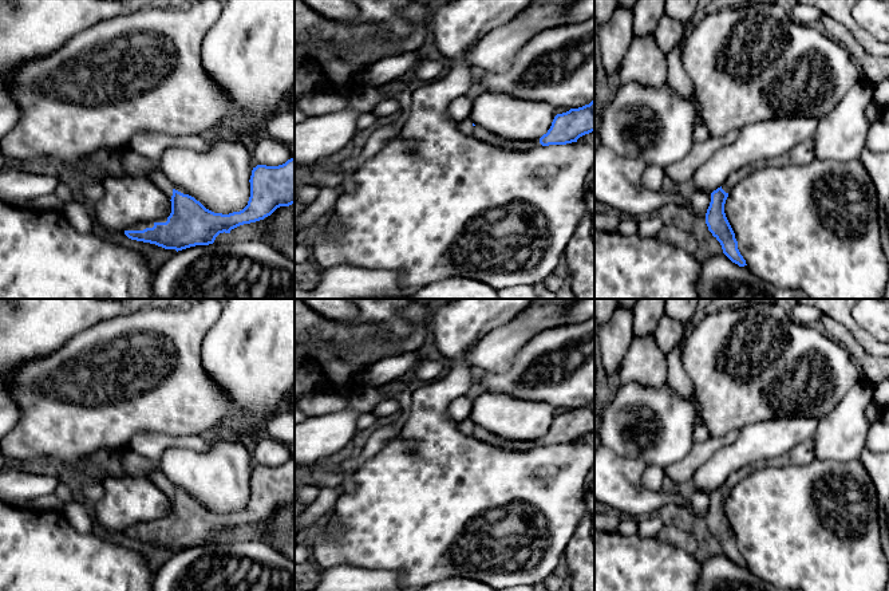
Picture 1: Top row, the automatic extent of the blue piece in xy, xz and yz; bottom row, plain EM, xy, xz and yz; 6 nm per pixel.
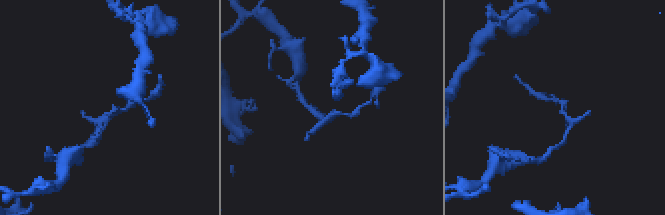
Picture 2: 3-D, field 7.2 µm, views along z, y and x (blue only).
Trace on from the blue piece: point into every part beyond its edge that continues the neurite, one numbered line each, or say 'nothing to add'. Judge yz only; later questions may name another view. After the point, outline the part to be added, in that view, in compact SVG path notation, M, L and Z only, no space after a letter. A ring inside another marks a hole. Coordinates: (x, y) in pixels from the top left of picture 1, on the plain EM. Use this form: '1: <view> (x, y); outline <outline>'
1: yz (803, 453); outline M813 438L806 440L805 442L797 445L787 453L770 458L767 461L758 461L755 464L747 465L734 473L723 485L722 489L726 493L730 493L732 488L743 480L746 476L759 470L762 468L785 468L787 465L807 465L815 460L815 449Z

